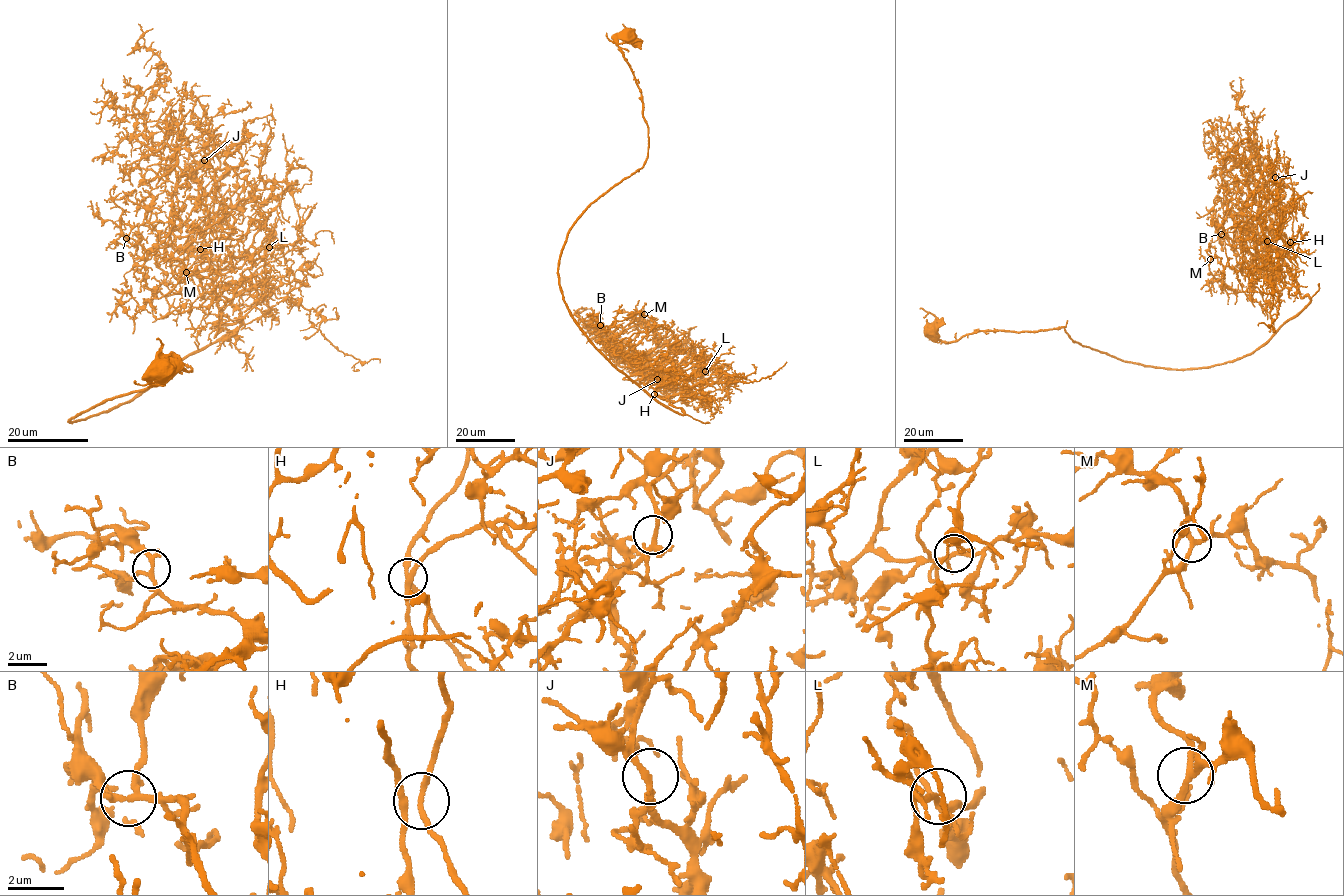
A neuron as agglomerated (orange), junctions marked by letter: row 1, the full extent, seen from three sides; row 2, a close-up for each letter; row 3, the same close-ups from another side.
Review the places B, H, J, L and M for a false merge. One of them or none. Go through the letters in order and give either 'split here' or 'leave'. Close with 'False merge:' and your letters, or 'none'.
B: leave
H: leave
J: leave
L: leave
M: leave
False merge: none

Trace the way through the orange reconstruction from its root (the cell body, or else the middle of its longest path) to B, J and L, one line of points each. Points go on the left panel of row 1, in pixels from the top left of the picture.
B: (162, 370), (154, 384), (191, 368), (69, 421), (239, 325), (188, 271), (208, 247), (165, 296), (126, 238)
J: (162, 370), (154, 384), (191, 368), (69, 421), (239, 325), (188, 271), (202, 249), (170, 239), (204, 160)
L: (162, 370), (154, 384), (191, 368), (69, 421), (129, 403), (232, 332), (201, 279), (269, 247)

